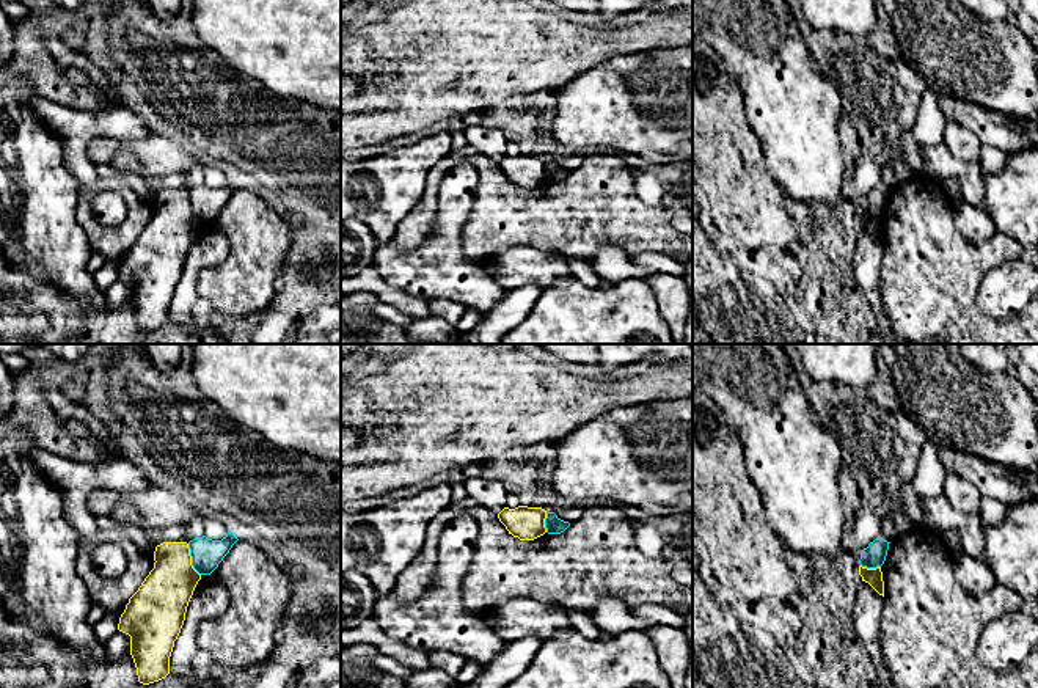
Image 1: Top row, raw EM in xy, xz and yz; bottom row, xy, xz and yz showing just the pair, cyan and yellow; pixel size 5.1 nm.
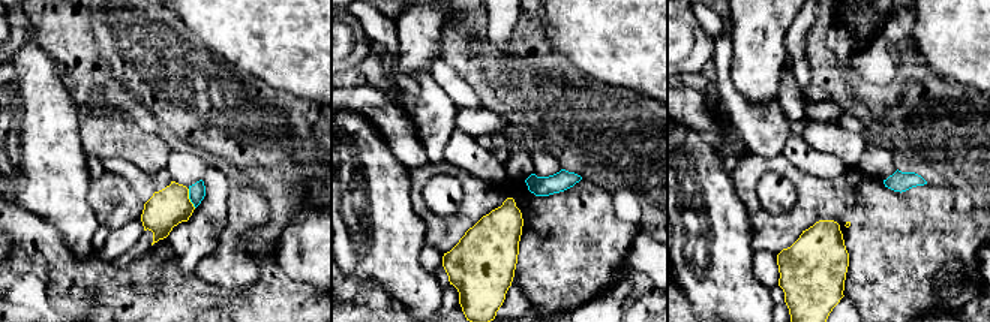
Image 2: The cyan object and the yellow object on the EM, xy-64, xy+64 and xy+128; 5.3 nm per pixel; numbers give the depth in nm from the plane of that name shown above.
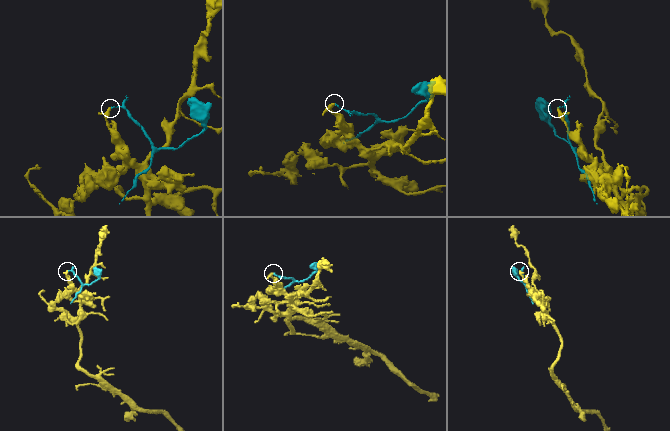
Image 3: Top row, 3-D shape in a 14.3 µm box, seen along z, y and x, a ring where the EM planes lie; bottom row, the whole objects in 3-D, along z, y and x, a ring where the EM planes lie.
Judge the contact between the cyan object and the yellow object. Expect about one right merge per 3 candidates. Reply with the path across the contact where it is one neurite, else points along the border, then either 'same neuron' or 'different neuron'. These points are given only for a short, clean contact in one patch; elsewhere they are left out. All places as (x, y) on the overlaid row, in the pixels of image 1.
along xy (187, 544), (190, 564), (200, 575) | different neuron

